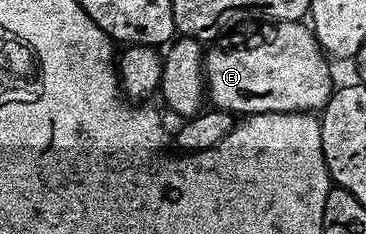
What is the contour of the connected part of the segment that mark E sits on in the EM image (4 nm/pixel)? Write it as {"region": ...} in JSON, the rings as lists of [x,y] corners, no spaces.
{"region":[[[276,21],[266,28],[264,33],[249,38],[247,45],[206,50],[205,93],[210,104],[232,115],[322,110],[333,92],[332,62],[320,47],[310,24]]]}

